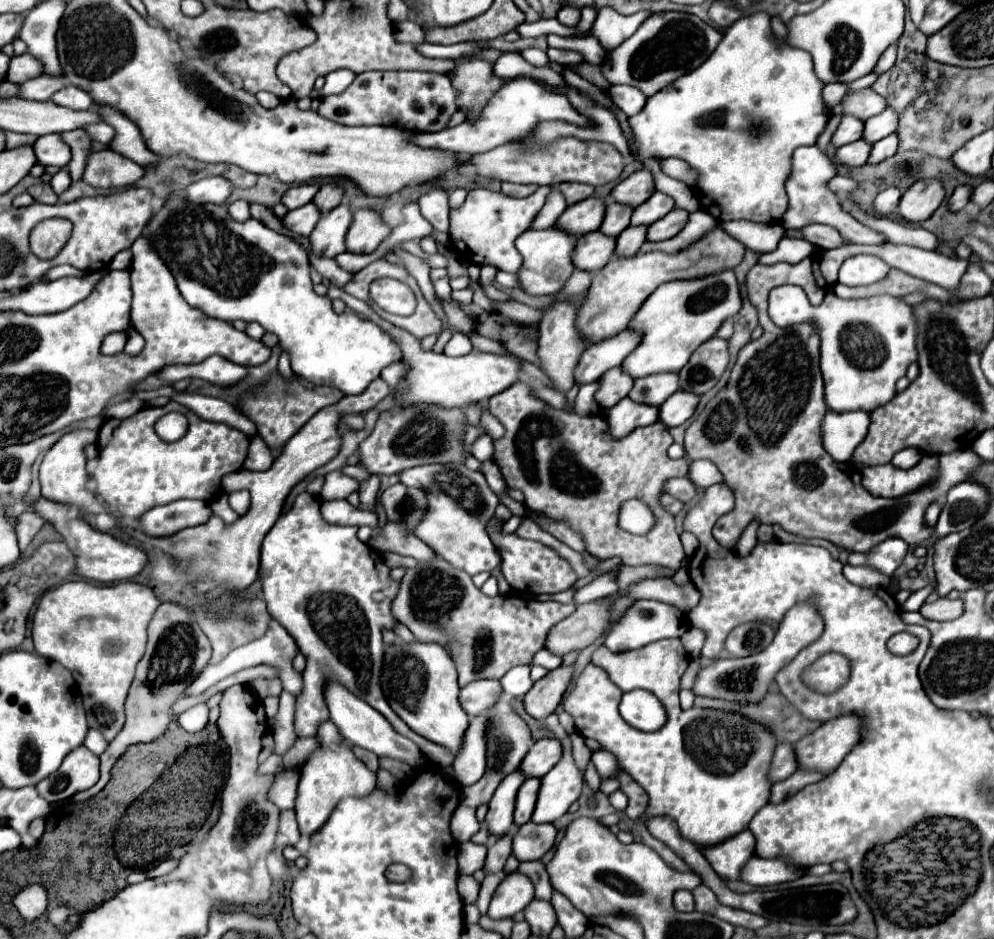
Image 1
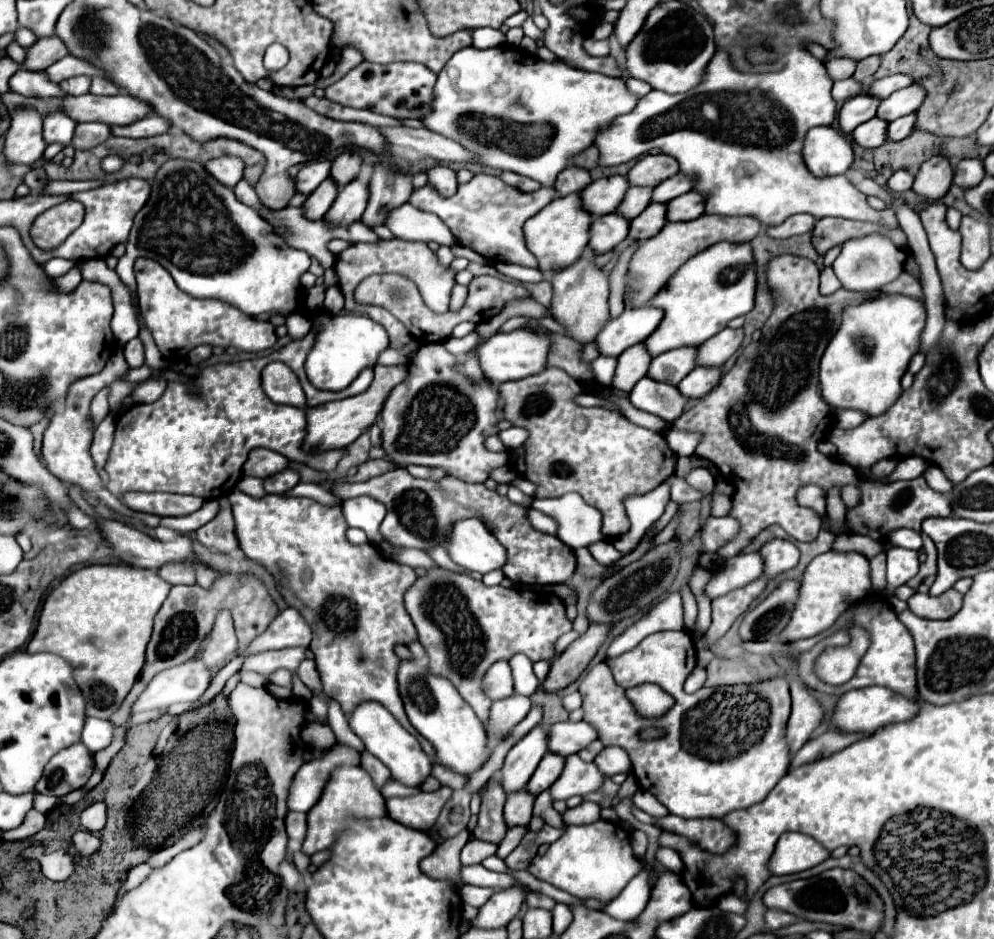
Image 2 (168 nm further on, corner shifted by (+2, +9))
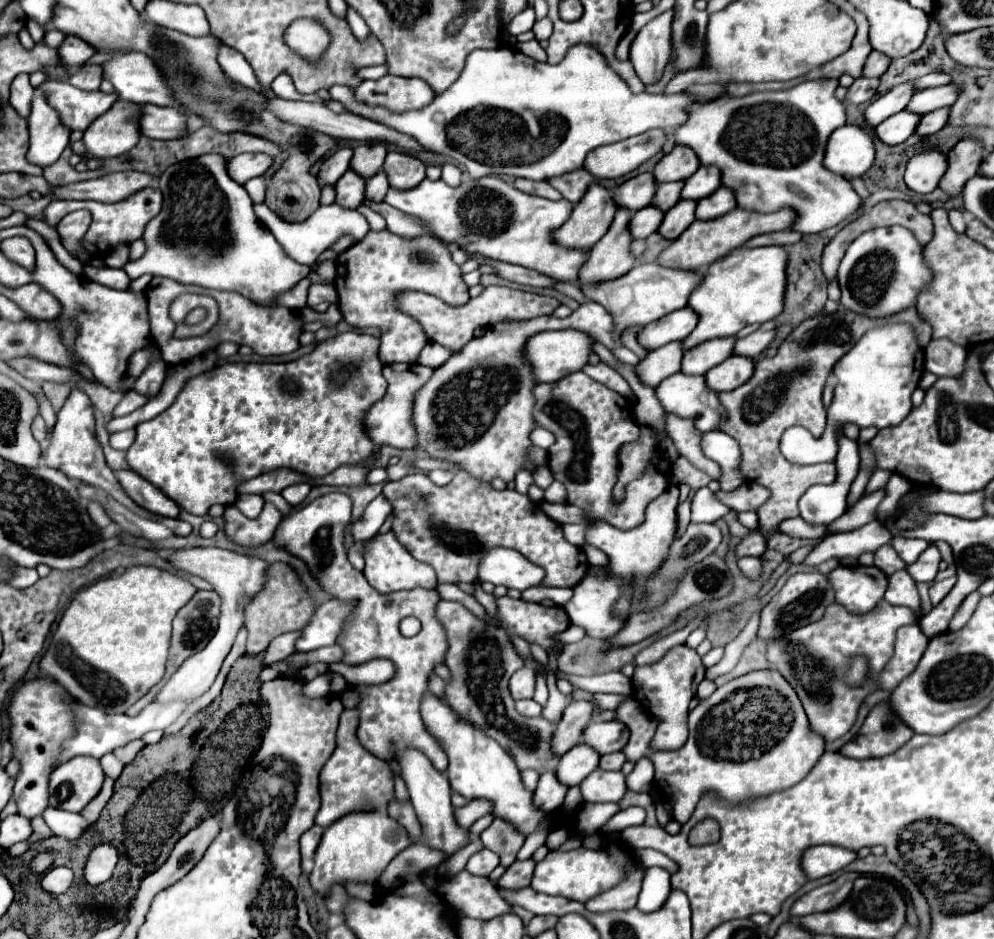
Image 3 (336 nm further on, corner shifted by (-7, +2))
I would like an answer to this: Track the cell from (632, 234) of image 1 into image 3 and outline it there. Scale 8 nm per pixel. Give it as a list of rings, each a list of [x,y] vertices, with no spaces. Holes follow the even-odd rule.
[[[681,199],[679,205],[675,205],[675,209],[669,209],[665,213],[659,233],[667,239],[677,239],[695,221],[695,207],[697,207],[697,201]]]

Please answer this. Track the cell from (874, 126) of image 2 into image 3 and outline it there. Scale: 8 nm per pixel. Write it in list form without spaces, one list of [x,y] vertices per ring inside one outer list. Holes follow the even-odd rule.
[[[899,111],[887,121],[883,121],[881,125],[877,125],[877,135],[887,145],[899,145],[909,135],[915,133],[919,121],[921,121],[921,115],[911,113],[911,111]]]

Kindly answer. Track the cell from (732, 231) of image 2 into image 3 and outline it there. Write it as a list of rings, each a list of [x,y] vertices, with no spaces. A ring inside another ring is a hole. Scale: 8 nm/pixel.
[[[735,209],[731,213],[725,213],[723,217],[717,217],[715,221],[693,221],[689,229],[683,231],[681,237],[677,237],[657,259],[659,265],[663,267],[673,267],[673,269],[687,269],[687,271],[697,271],[701,267],[707,267],[709,263],[721,259],[729,251],[741,247],[747,239],[761,235],[761,233],[771,233],[771,231],[783,231],[791,229],[797,219],[797,213],[793,209],[779,209],[775,213],[757,213],[749,209]]]

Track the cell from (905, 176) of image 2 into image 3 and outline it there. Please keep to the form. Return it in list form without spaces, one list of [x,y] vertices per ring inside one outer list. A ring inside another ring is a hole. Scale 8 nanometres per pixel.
[[[939,149],[917,153],[907,163],[905,183],[915,193],[931,193],[937,189],[939,179],[945,175],[947,167],[947,155]]]

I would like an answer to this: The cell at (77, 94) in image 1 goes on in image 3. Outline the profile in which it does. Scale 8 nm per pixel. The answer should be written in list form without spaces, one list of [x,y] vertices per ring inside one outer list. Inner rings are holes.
[[[83,65],[77,71],[73,71],[73,75],[69,77],[69,83],[83,89],[83,91],[97,91],[99,83],[103,79],[103,69],[101,65]]]

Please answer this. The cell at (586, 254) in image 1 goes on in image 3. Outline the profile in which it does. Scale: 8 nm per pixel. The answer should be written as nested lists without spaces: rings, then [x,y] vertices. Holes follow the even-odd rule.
[[[649,205],[639,209],[631,219],[631,235],[633,239],[645,239],[651,233],[659,229],[659,223],[663,221],[665,211],[661,211],[657,205]]]

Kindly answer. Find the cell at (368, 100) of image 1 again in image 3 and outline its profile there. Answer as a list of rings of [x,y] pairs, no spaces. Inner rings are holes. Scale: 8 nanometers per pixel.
[[[385,75],[377,81],[363,81],[359,87],[355,87],[355,95],[363,103],[383,105],[397,113],[421,109],[435,97],[425,81],[395,75]]]

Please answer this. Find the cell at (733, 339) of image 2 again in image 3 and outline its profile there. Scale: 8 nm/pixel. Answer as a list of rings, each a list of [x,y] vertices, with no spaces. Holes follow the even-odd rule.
[[[767,321],[755,333],[747,335],[745,339],[737,339],[733,353],[743,353],[745,357],[759,357],[775,339],[775,333],[777,333],[777,323]]]

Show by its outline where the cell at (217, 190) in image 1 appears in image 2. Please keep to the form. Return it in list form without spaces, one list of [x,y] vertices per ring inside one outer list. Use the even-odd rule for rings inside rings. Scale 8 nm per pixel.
[[[220,156],[220,158],[214,158],[210,162],[204,164],[206,172],[210,176],[214,176],[220,184],[224,184],[226,188],[234,188],[240,180],[242,180],[242,170],[244,170],[244,164],[240,158],[234,158],[234,156]]]

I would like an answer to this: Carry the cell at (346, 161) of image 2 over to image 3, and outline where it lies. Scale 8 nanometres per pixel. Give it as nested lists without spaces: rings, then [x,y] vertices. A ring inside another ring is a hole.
[[[385,143],[361,145],[355,149],[355,155],[351,159],[351,169],[363,173],[363,177],[373,177],[375,173],[381,171],[385,157],[387,157]]]

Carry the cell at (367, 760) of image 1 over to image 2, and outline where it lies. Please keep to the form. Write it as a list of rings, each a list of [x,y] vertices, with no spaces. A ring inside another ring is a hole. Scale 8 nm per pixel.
[[[360,752],[360,766],[372,776],[372,780],[376,782],[376,786],[380,788],[388,778],[390,778],[390,770],[388,766],[384,766],[378,758],[374,758],[370,752]]]

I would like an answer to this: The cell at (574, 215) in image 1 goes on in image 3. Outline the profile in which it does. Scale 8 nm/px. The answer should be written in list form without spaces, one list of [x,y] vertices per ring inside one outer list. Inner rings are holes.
[[[641,173],[641,175],[625,181],[617,189],[615,199],[617,199],[619,207],[627,205],[631,211],[639,211],[653,203],[655,191],[657,191],[657,183],[655,183],[653,173]]]

